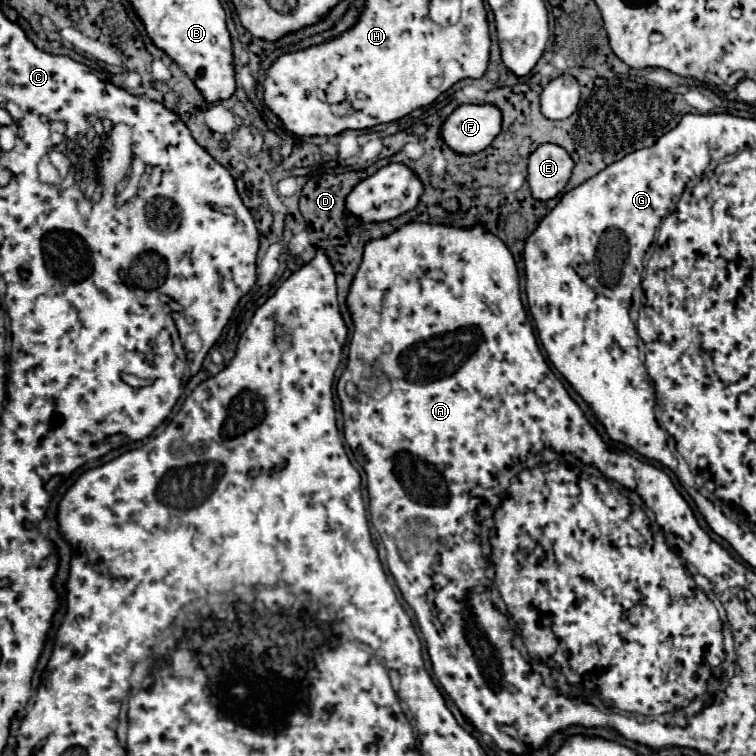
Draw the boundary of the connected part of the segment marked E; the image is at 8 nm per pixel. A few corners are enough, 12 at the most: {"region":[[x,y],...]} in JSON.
{"region":[[554,143],[528,157],[534,199],[562,193],[574,161]]}

